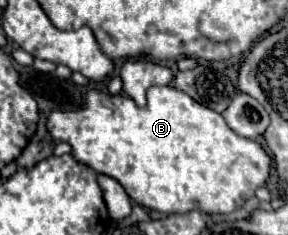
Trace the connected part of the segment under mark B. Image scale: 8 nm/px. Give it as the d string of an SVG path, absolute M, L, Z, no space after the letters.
M152 86L148 90L148 106L144 108L136 106L126 94L112 96L92 90L86 94L82 110L52 112L48 116L48 130L54 140L68 142L72 146L78 162L84 162L96 172L118 180L136 204L164 214L186 214L192 210L206 214L230 214L252 198L258 188L266 186L270 178L272 158L260 142L236 134L226 124L222 114L190 100L190 96L172 86Z

